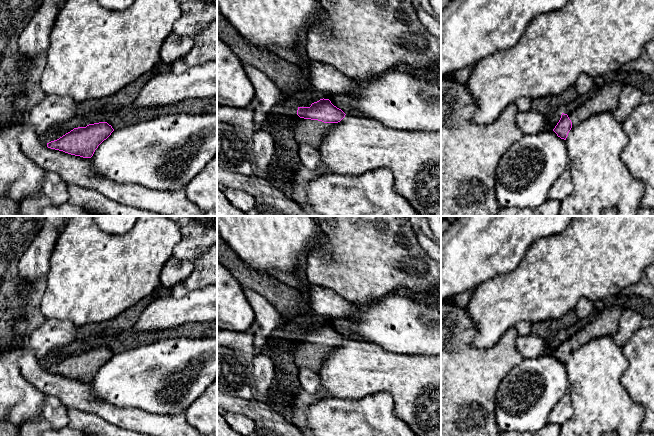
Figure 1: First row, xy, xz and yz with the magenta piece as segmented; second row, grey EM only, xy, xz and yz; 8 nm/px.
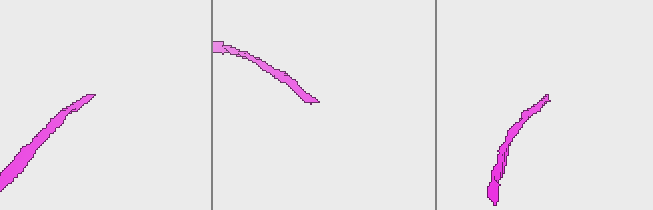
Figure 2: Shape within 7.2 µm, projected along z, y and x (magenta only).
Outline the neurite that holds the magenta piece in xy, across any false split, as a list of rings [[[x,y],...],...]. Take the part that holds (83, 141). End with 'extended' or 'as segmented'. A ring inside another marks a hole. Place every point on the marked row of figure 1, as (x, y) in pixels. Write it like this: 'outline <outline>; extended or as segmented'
outline [[[107,122],[89,124],[74,128],[57,140],[47,143],[47,147],[65,153],[91,158],[98,146],[114,131]]]; as segmented

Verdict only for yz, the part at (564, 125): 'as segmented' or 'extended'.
extended

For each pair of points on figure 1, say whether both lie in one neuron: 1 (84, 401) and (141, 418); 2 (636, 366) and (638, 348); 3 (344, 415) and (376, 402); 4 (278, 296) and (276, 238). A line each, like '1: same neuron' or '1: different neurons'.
1: same neuron
2: same neuron
3: same neuron
4: different neurons

